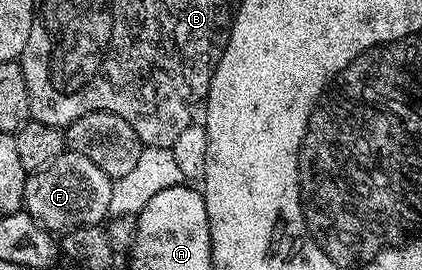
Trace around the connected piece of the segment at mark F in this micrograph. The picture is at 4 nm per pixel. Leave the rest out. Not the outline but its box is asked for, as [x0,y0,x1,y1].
[23,150,113,233]

